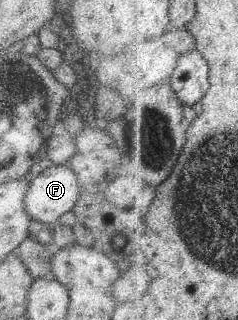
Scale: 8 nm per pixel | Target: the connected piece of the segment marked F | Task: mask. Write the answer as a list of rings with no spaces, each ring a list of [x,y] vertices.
[[[53,165],[44,171],[40,171],[35,175],[34,180],[30,182],[28,192],[24,196],[24,208],[33,223],[46,223],[48,226],[53,227],[63,214],[75,208],[81,194],[82,188],[78,184],[76,174],[69,170],[66,165]]]

